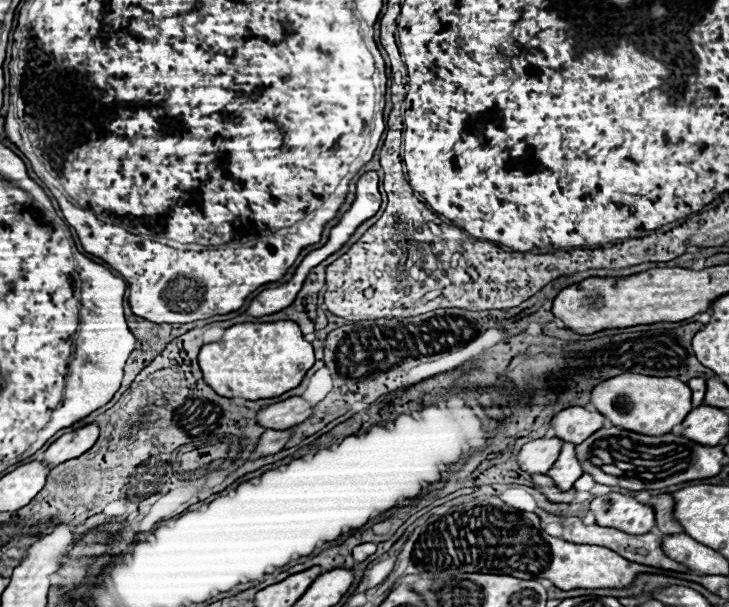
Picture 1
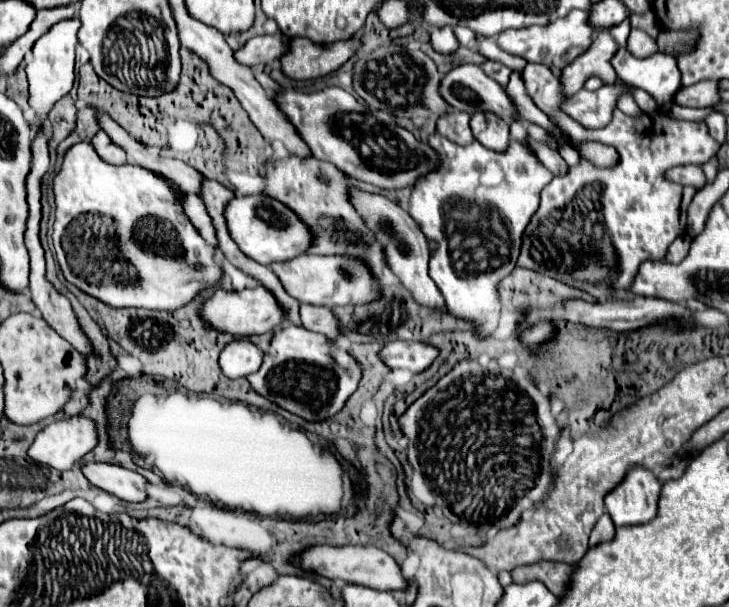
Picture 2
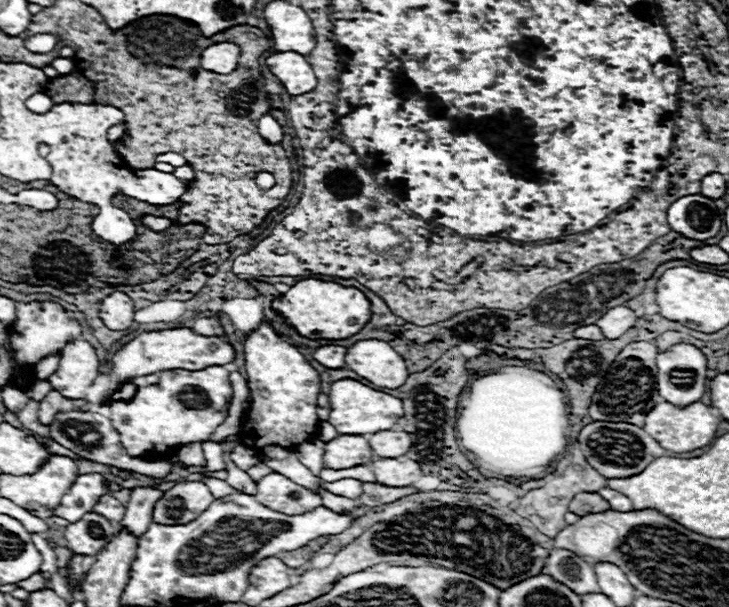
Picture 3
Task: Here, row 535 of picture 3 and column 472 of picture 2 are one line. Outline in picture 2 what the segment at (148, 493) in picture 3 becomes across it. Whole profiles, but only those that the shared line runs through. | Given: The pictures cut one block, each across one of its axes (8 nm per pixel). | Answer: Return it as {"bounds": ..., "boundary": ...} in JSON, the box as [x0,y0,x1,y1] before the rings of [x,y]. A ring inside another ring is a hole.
{"bounds":[438,112,474,146],"boundary":[[[454,112],[438,118],[438,132],[460,146],[468,146],[474,142],[474,136],[470,130],[470,114],[466,112]]]}

